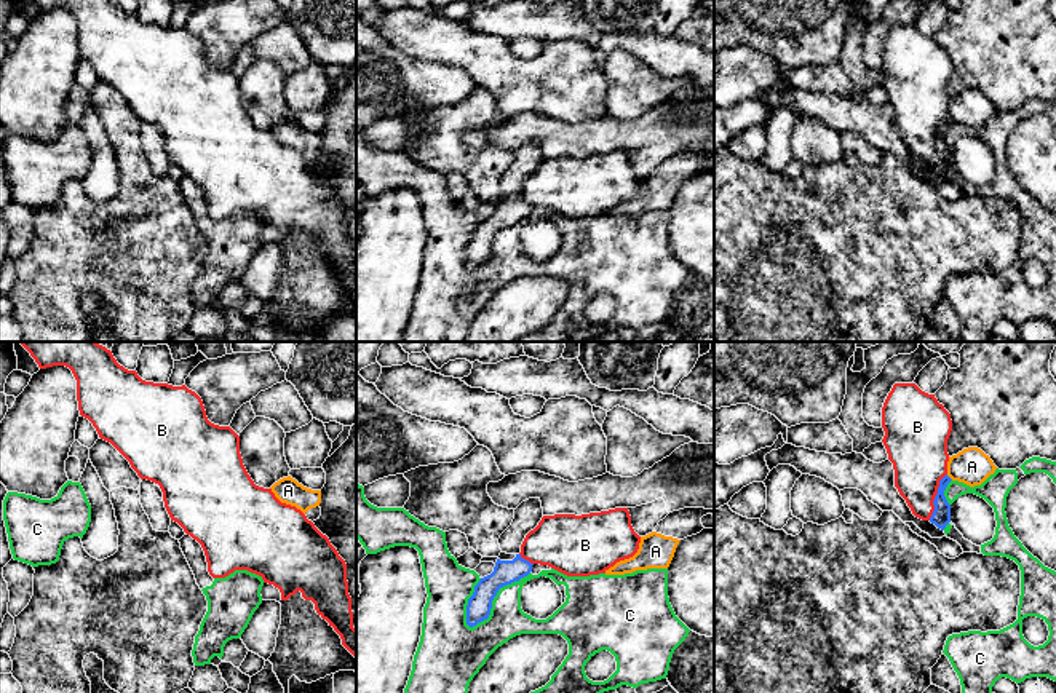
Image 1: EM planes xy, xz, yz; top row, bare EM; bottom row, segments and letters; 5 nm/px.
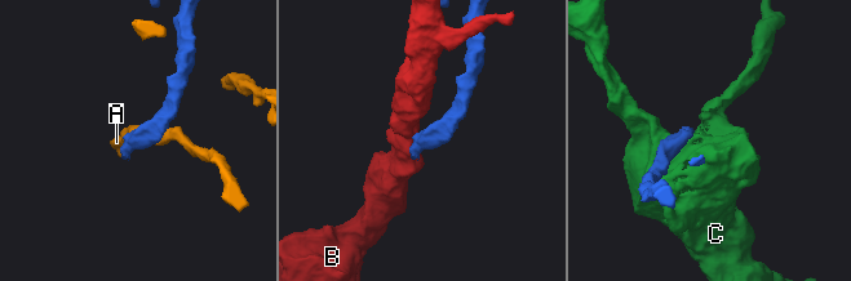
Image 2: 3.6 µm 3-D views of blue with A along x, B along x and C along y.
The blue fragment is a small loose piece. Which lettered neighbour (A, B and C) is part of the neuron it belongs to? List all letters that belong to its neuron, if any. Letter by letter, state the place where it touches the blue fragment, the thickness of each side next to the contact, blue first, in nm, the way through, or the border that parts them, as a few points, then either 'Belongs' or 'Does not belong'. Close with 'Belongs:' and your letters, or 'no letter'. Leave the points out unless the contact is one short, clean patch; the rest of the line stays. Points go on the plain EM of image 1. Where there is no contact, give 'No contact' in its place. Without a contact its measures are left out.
A: Touches blue at yz (948, 118). Thickness 100 nm (blue) against 190 nm. Does not belong
B: Touches blue at yz (935, 139). Thickness 100 nm (blue) against 280 nm. Does not belong
C: Touches blue at xz (492, 241). Thickness 130 nm (blue) against 240 nm. Does not belong
Belongs: no letter

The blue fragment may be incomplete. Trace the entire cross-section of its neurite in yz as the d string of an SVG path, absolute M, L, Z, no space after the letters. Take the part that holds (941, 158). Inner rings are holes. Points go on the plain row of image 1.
M786 85L781 91L767 96L765 104L770 113L778 107L791 107L802 117L821 120L839 133L858 131L882 153L893 153L903 164L914 164L931 180L946 179L944 171L951 164L951 147L944 133L952 123L947 117L939 123L931 160L922 163L912 156L895 129L895 112L890 102L874 105L856 94L826 96Z

